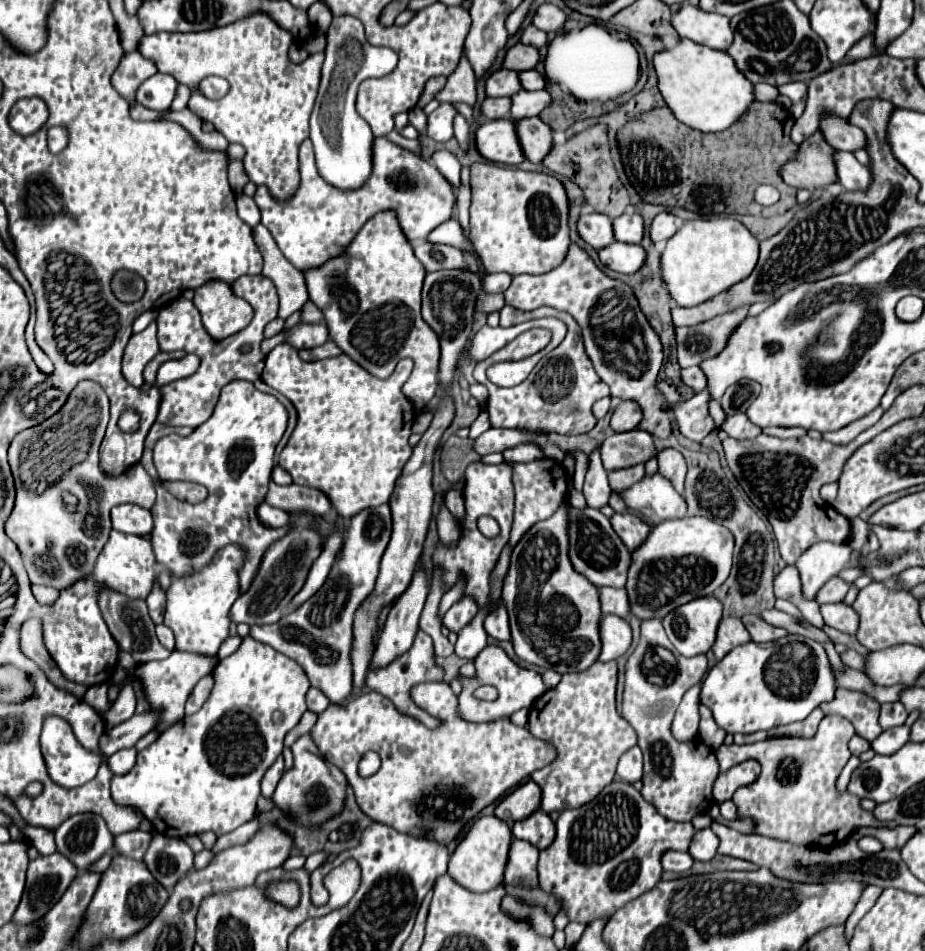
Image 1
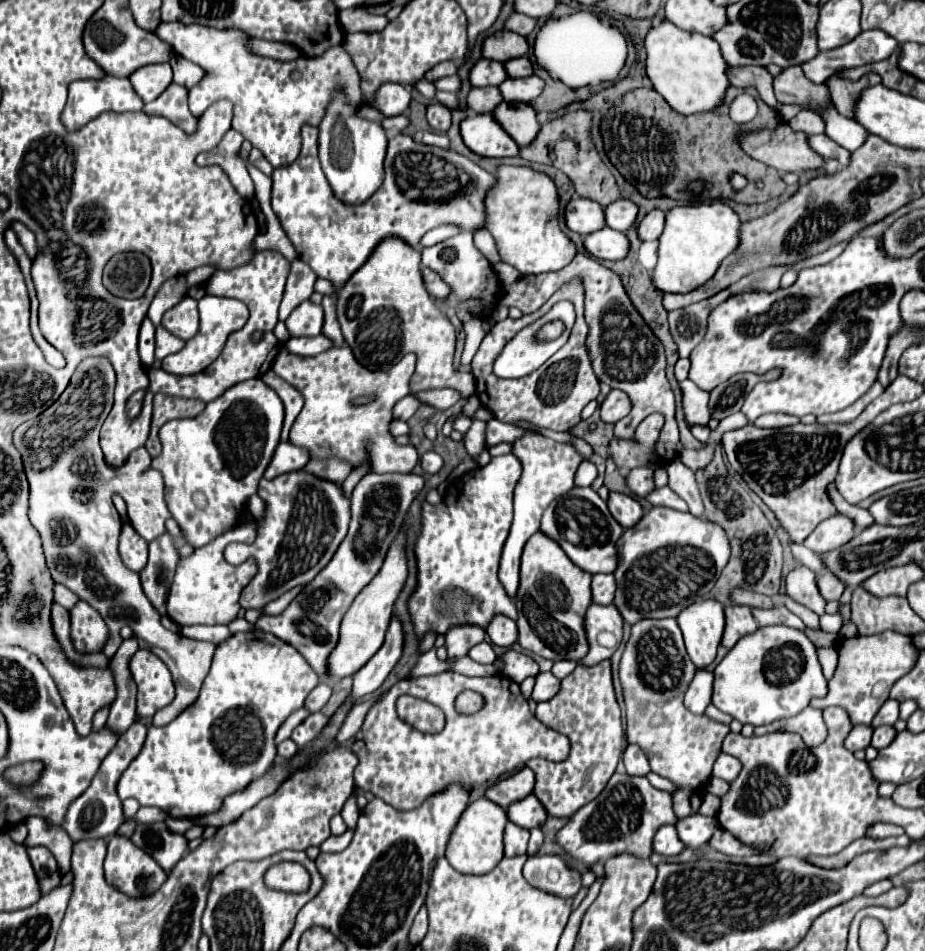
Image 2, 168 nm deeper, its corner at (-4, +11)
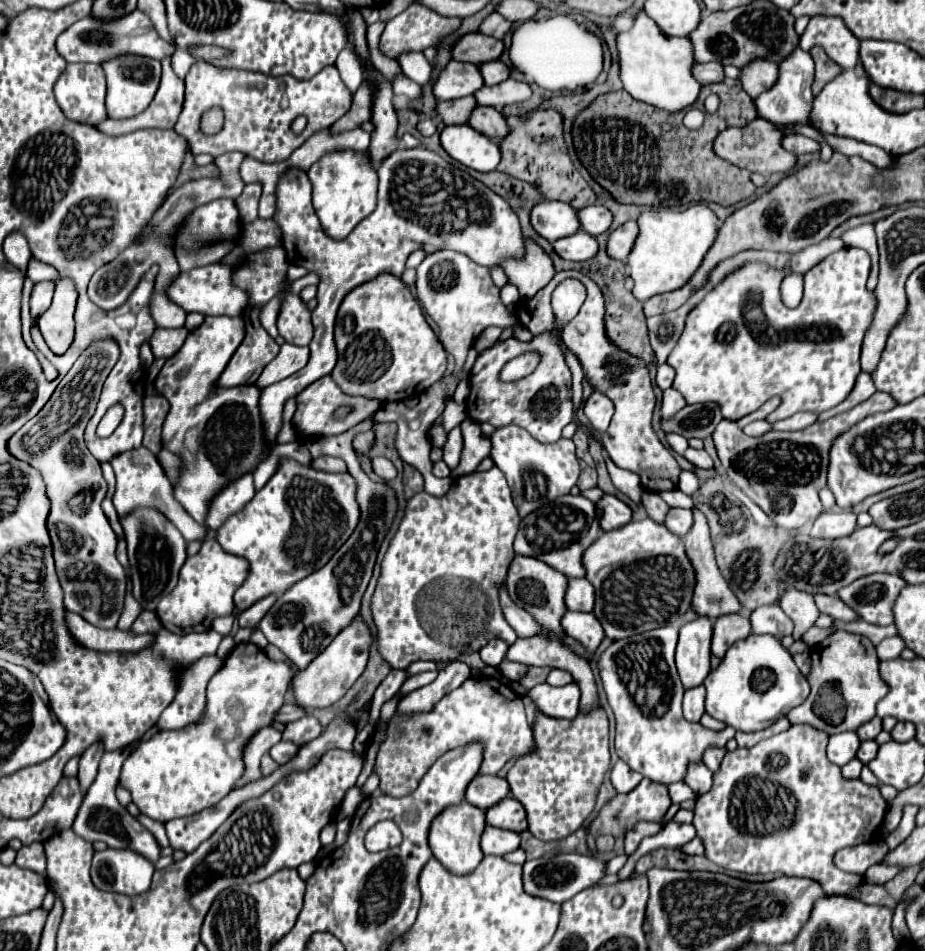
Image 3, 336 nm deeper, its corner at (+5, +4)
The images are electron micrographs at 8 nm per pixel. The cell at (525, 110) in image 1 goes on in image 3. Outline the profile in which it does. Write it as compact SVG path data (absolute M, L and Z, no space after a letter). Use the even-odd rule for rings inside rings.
M505 79L493 87L481 87L479 91L475 91L477 105L489 105L495 109L503 109L505 105L527 101L529 97L531 97L531 87L515 79Z

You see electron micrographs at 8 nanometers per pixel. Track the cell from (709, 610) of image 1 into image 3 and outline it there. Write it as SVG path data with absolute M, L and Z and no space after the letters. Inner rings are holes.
M697 617L679 631L675 665L685 689L699 687L711 671L711 631L713 623L707 617Z

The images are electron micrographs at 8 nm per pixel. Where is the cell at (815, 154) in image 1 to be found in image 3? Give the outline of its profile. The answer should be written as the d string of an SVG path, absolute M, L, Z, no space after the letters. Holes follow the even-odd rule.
M757 117L751 123L747 123L745 127L729 127L725 131L721 131L713 143L713 151L721 159L725 159L737 167L743 167L751 173L761 173L761 175L765 175L765 173L787 173L795 167L797 157L793 153L781 149L781 135L783 133L773 123Z

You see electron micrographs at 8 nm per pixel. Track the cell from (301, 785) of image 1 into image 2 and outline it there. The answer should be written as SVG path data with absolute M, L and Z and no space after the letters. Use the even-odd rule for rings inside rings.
M320 712L310 714L300 726L296 726L296 730L292 732L292 740L298 744L298 748L304 748L306 744L314 742L320 736L326 722L328 722L328 718L324 714L320 714Z

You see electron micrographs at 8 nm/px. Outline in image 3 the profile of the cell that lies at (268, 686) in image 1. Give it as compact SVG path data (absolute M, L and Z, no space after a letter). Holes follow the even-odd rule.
M253 643L237 645L207 685L205 719L179 731L155 733L125 759L121 783L131 791L139 811L167 823L217 805L243 773L241 753L249 735L273 723L291 677L293 669L287 661L269 659Z

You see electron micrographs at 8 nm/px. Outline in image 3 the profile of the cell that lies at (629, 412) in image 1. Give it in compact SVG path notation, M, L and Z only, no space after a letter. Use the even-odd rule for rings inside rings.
M593 391L591 397L585 401L585 417L589 419L589 423L593 425L593 429L597 431L605 431L609 427L609 421L613 417L613 401L609 401L609 397L605 397L603 393Z

